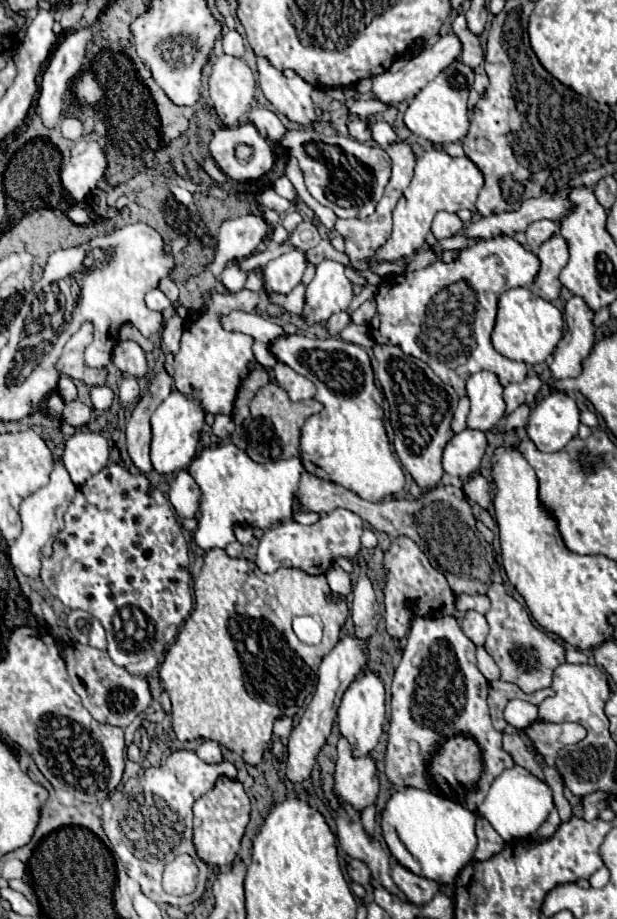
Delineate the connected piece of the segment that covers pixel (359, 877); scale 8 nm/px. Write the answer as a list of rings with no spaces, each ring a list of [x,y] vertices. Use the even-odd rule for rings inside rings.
[[[350,859],[348,865],[346,865],[346,873],[350,877],[350,881],[358,883],[358,885],[366,885],[370,883],[370,873],[368,873],[368,867],[362,863],[362,861],[356,861],[356,859]]]

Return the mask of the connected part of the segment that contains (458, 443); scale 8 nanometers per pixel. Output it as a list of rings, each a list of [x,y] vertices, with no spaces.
[[[464,429],[462,433],[456,433],[444,449],[444,459],[442,459],[444,471],[448,475],[468,479],[474,471],[478,471],[484,451],[486,451],[484,431]]]

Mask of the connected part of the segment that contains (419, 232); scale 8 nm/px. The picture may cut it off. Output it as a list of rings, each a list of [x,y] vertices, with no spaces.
[[[442,149],[426,151],[422,157],[418,157],[412,183],[406,189],[406,195],[402,195],[402,199],[394,209],[392,235],[372,255],[370,265],[374,267],[376,263],[382,263],[382,261],[406,261],[408,257],[412,257],[418,249],[424,247],[426,235],[430,233],[432,217],[438,211],[456,213],[458,209],[470,209],[472,213],[476,213],[476,197],[482,185],[484,185],[484,177],[468,157],[460,157],[460,159],[450,157]]]

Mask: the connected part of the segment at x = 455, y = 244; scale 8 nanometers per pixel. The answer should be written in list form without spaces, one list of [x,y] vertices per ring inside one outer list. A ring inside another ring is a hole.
[[[459,233],[451,238],[437,241],[436,244],[432,246],[432,249],[434,249],[434,251],[461,250],[479,241],[481,241],[481,239],[468,239],[468,237]]]

